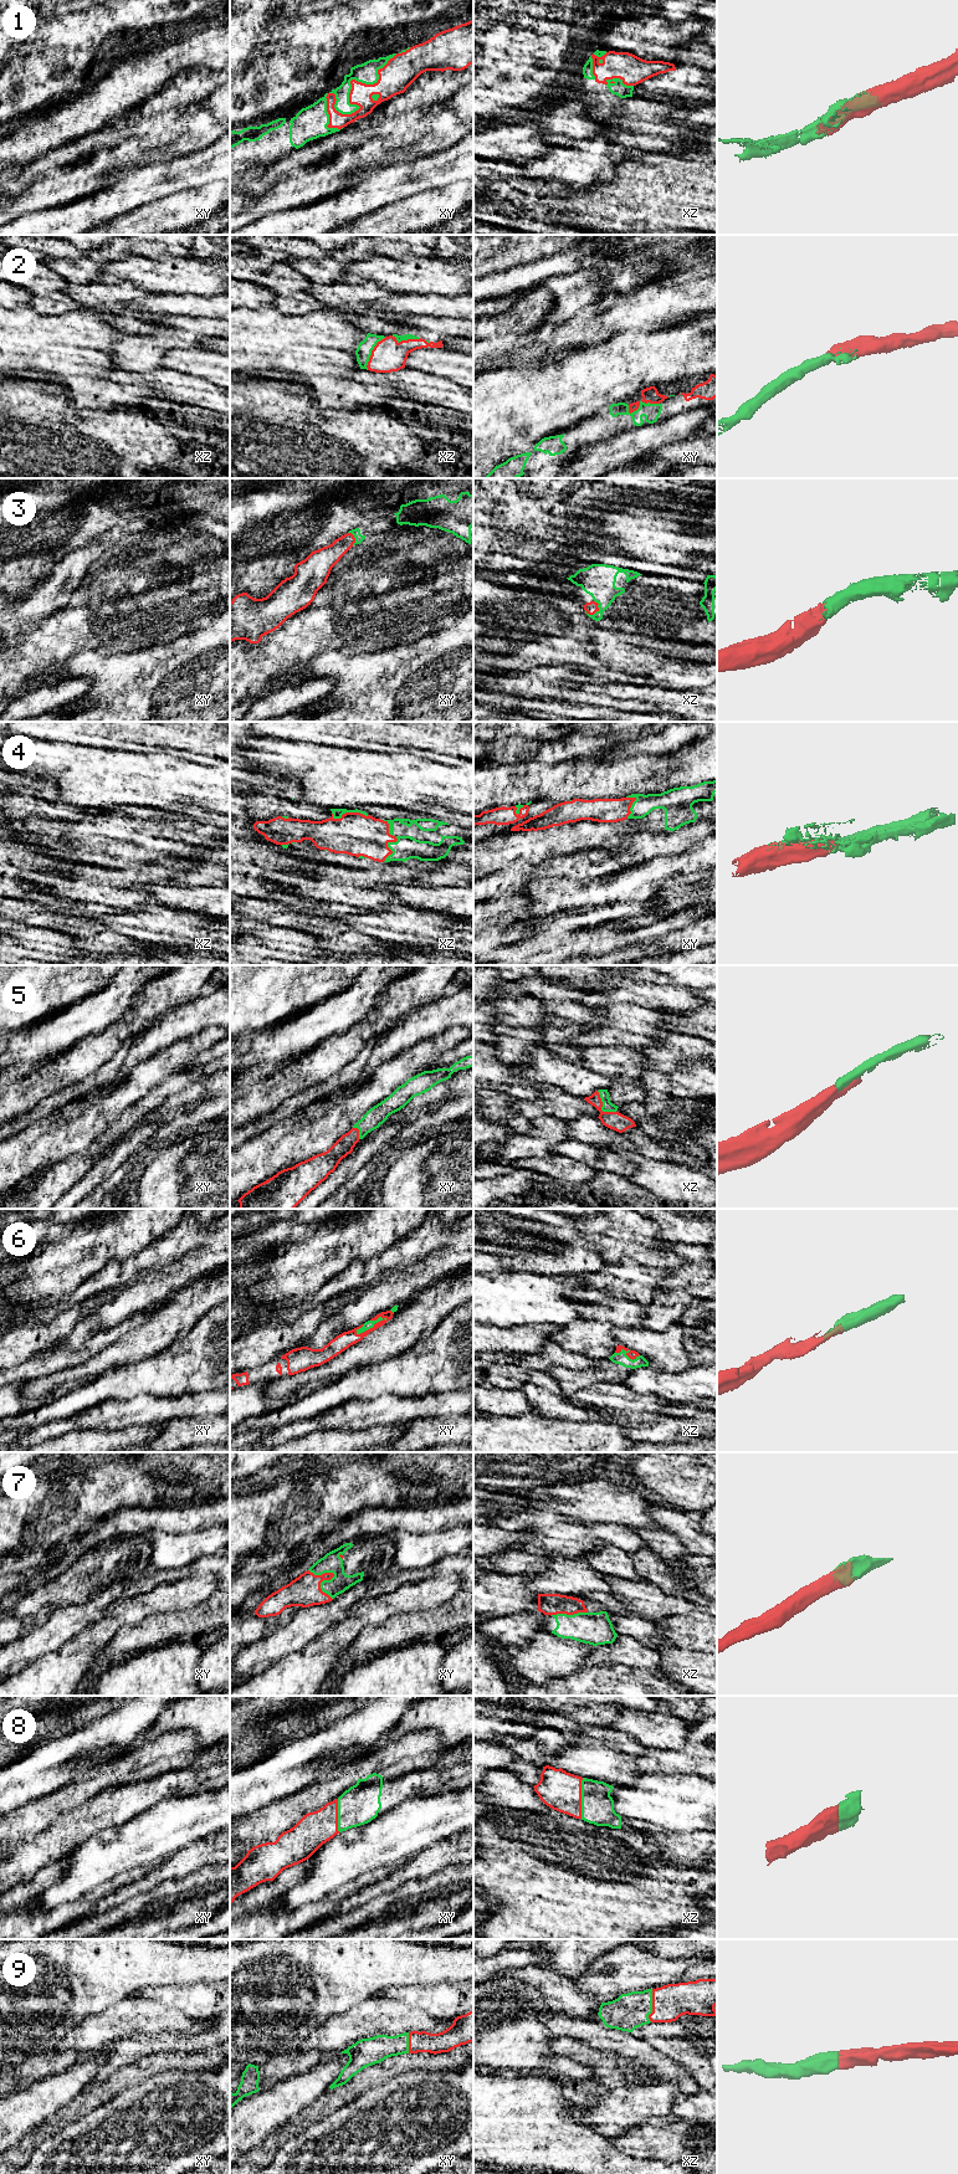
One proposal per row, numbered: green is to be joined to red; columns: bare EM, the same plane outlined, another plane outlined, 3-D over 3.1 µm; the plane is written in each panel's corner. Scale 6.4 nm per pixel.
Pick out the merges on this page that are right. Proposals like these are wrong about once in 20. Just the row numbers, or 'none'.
1, 2, 3, 4, 5, 6, 7, 8, 9

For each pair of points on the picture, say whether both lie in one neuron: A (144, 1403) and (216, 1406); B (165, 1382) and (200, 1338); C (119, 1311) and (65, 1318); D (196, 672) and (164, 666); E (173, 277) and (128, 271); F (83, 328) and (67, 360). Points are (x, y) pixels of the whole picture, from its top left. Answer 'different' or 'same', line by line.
A: same
B: same
C: different
D: different
E: same
F: same

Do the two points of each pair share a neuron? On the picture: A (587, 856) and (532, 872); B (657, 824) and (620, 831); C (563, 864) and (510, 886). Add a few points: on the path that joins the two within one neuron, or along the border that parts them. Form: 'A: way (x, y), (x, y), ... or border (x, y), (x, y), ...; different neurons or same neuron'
A: way (573, 866), (554, 866), (546, 870); same neuron
B: way (649, 824), (643, 824), (635, 831), (629, 831); same neuron
C: way (549, 868), (523, 872); same neuron

